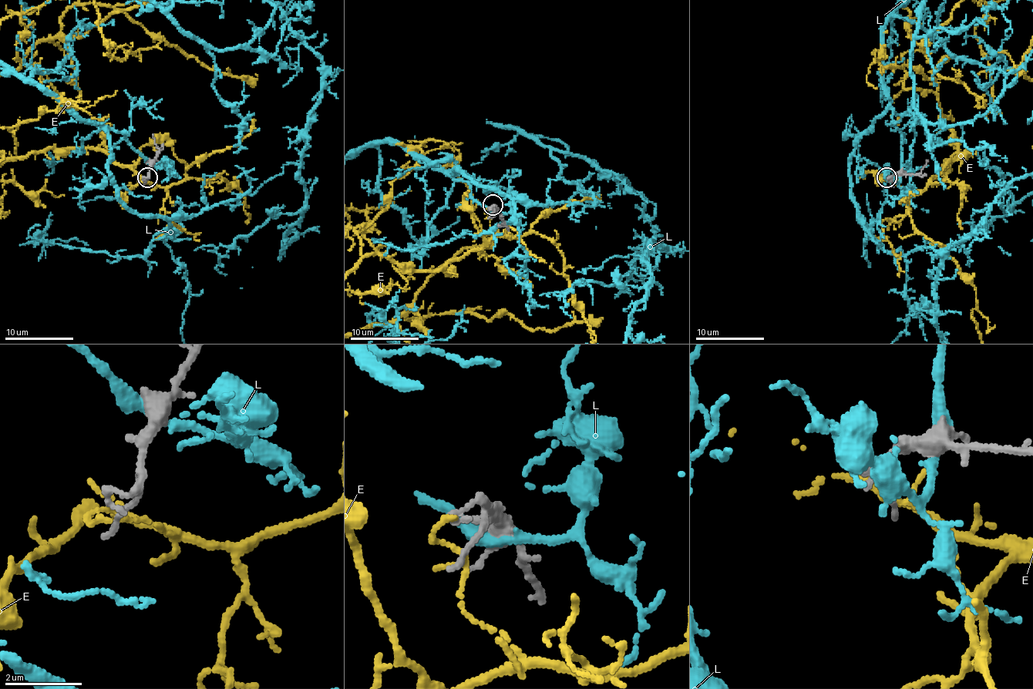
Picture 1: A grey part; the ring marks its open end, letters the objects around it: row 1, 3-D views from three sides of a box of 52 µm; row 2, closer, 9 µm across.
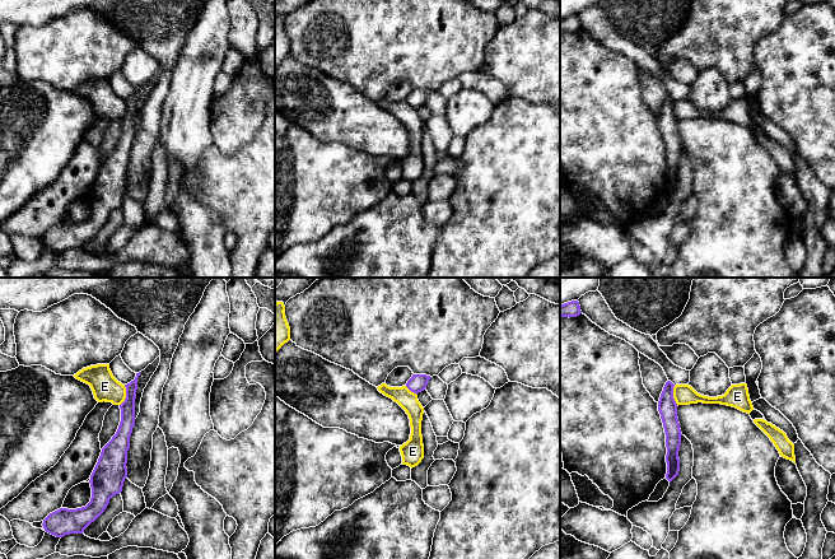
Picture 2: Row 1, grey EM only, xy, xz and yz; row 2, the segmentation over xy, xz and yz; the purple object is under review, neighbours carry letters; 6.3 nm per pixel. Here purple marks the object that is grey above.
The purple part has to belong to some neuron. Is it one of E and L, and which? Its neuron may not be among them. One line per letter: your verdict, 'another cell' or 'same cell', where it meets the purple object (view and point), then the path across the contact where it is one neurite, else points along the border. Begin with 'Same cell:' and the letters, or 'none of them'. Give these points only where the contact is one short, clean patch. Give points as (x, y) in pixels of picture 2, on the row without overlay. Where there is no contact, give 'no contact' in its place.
Same cell: none of them
E: another cell | xy (126, 110) | along xy (125, 99), (125, 115), (120, 120)
L: another cell | no contact

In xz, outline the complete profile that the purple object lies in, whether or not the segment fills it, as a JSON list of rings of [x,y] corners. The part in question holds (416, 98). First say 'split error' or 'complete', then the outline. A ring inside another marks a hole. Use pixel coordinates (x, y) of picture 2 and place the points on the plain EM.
complete | [[[412,89],[412,92],[407,96],[406,102],[414,107],[419,108],[426,103],[426,99],[432,92],[426,89]]]

